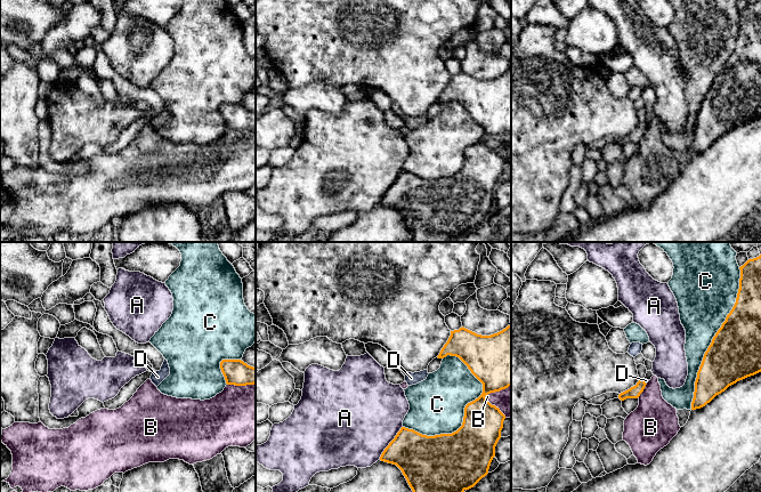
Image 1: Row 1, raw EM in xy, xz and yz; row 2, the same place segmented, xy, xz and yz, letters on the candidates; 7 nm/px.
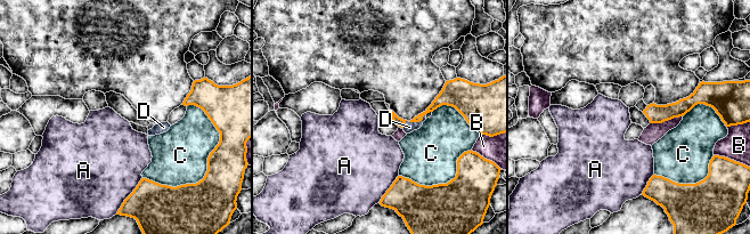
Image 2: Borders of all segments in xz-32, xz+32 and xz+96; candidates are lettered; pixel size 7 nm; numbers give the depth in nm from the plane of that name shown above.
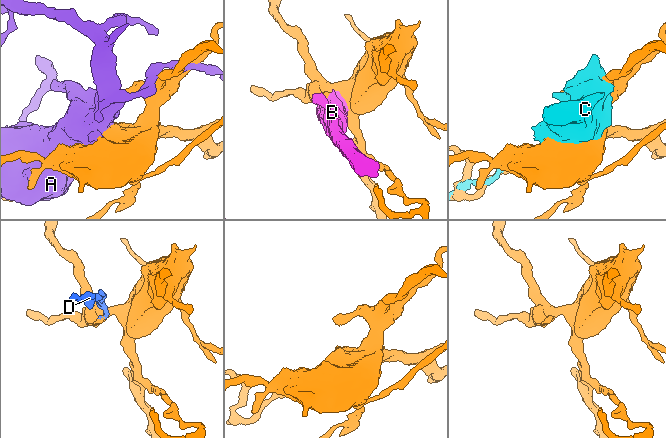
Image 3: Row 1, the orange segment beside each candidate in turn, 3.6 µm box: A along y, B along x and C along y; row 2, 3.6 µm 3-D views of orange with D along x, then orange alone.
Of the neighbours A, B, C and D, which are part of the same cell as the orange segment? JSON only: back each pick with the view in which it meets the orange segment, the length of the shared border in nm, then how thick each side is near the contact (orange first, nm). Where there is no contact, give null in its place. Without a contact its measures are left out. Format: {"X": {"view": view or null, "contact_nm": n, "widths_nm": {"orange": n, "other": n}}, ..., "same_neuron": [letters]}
{"D": {"view": "yz", "contact_nm": 50, "widths_nm": {"orange": 90, "other": 20}}, "same_neuron": ["D"]}

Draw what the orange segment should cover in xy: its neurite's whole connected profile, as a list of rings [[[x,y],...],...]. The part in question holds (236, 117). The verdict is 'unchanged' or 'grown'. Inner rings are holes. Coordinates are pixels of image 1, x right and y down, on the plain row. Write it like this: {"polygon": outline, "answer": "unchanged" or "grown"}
{"polygon": [[[222,104],[220,113],[227,129],[246,130],[256,128],[256,112],[241,104]]], "answer": "unchanged"}

